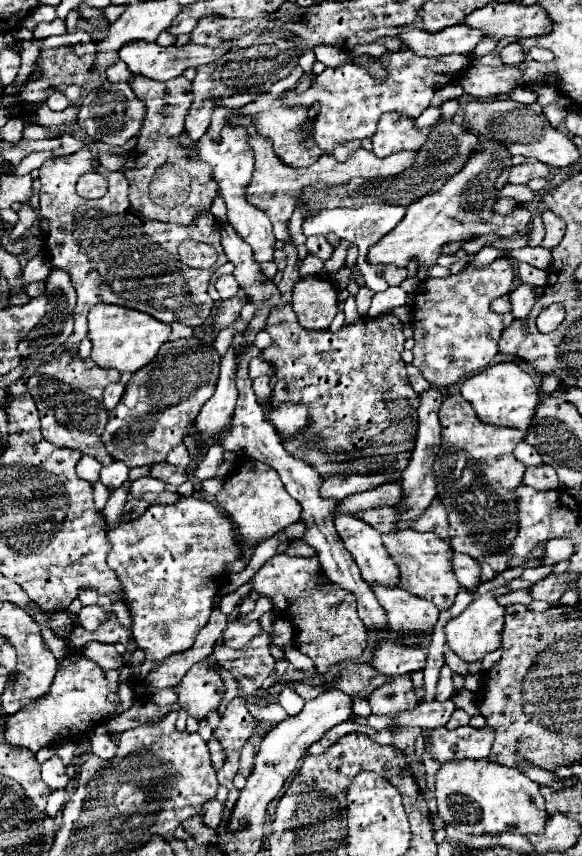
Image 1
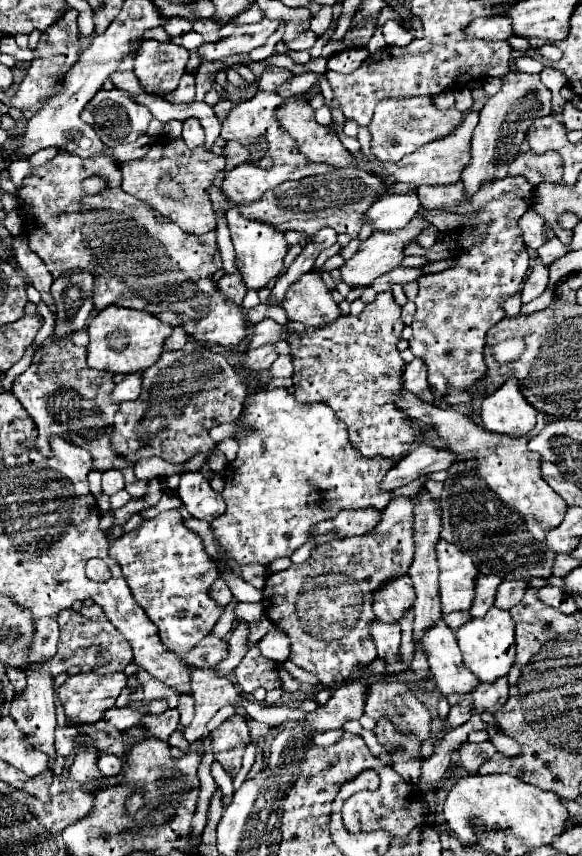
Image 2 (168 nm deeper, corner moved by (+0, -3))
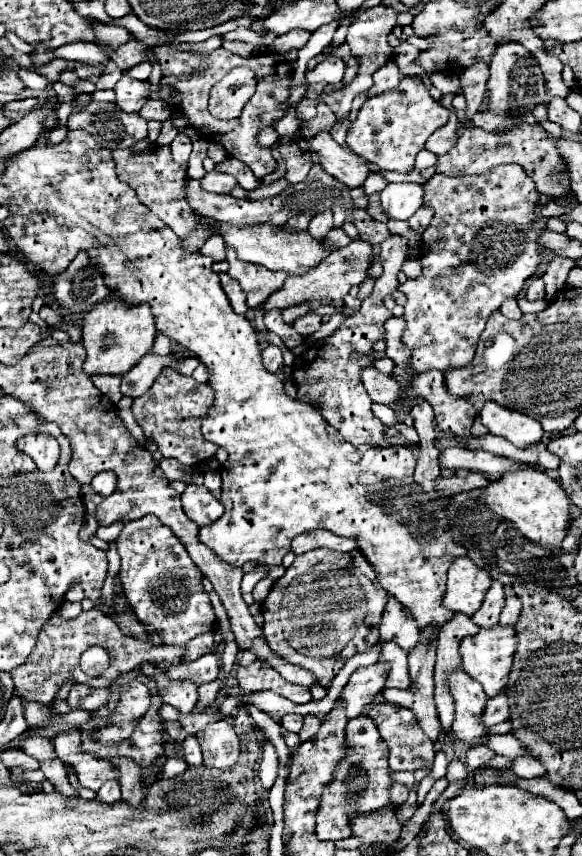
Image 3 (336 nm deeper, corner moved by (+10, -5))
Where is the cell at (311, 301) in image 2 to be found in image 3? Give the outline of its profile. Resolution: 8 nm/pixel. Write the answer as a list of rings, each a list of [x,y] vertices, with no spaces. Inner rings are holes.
[[[306,313],[304,317],[298,317],[292,327],[302,335],[302,337],[308,337],[312,335],[314,331],[318,331],[322,325],[322,317],[318,313]]]

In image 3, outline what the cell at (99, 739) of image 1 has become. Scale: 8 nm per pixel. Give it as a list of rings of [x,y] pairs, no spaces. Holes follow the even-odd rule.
[[[106,781],[100,787],[98,797],[104,803],[116,803],[116,801],[120,801],[120,785],[118,785],[118,781]]]

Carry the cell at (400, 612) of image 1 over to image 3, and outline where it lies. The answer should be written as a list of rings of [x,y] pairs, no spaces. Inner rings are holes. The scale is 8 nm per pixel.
[[[452,671],[446,677],[446,685],[456,703],[456,715],[452,721],[452,737],[476,745],[488,737],[488,729],[480,725],[480,713],[484,711],[486,693],[478,681],[464,671]]]

